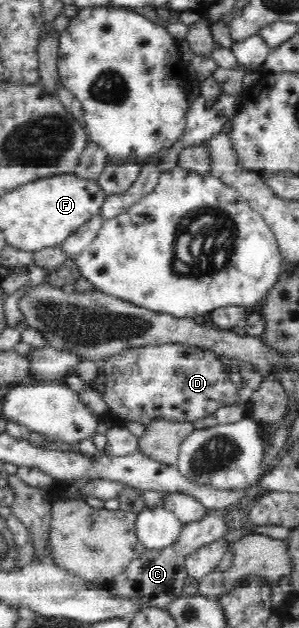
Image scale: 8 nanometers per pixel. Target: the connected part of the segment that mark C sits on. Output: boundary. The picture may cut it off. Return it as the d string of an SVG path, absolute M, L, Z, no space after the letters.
M211 511L209 518L199 522L199 524L191 524L191 526L183 527L183 532L179 536L179 540L169 548L163 551L147 552L139 558L133 560L127 570L119 574L110 584L103 586L109 592L109 597L117 597L121 601L129 601L137 607L137 612L144 608L161 609L167 611L171 603L178 601L178 598L183 596L183 588L185 588L185 580L187 574L185 572L184 562L191 554L215 544L215 542L223 540L223 537L228 533L223 516L227 511Z

